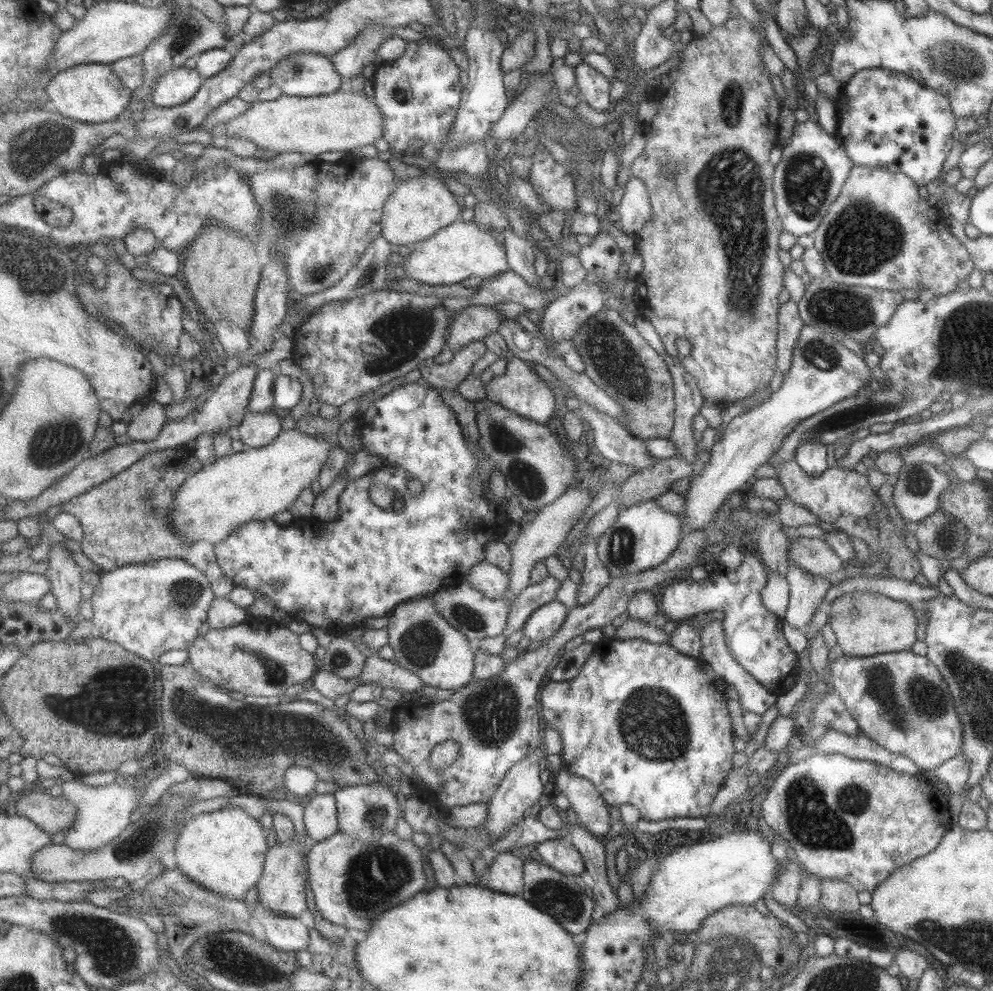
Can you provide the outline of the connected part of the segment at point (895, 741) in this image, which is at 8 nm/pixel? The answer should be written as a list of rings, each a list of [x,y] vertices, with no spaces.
[[[910,651],[873,654],[869,657],[849,657],[839,655],[830,658],[827,667],[827,677],[829,678],[829,681],[827,682],[828,687],[832,688],[837,696],[839,696],[839,699],[843,702],[848,714],[858,725],[858,731],[879,746],[883,747],[885,750],[895,754],[905,755],[905,757],[910,758],[910,760],[917,765],[917,768],[921,770],[922,774],[932,772],[932,770],[936,769],[941,763],[960,753],[961,735],[963,735],[963,733],[961,733],[961,724],[959,723],[957,714],[954,710],[953,699],[951,699],[947,684],[943,681],[941,674],[939,674],[937,668],[929,662],[926,656],[918,656],[917,654],[912,654]]]

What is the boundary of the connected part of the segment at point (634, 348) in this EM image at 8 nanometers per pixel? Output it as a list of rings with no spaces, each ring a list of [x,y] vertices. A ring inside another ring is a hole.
[[[603,309],[583,322],[577,330],[573,345],[584,362],[584,373],[607,394],[611,395],[623,407],[621,425],[635,437],[643,440],[650,438],[668,438],[674,425],[674,390],[672,378],[665,362],[661,360],[653,348],[647,345],[637,330],[627,324],[620,312]]]

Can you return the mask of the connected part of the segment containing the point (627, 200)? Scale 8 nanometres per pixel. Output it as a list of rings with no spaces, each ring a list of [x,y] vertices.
[[[628,178],[621,202],[611,213],[625,235],[639,235],[641,228],[650,220],[651,206],[648,192],[637,178]]]

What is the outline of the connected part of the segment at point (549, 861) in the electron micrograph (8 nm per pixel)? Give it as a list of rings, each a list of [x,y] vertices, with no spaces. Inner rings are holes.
[[[567,837],[539,843],[536,849],[545,864],[566,875],[574,876],[584,872],[583,860]]]

